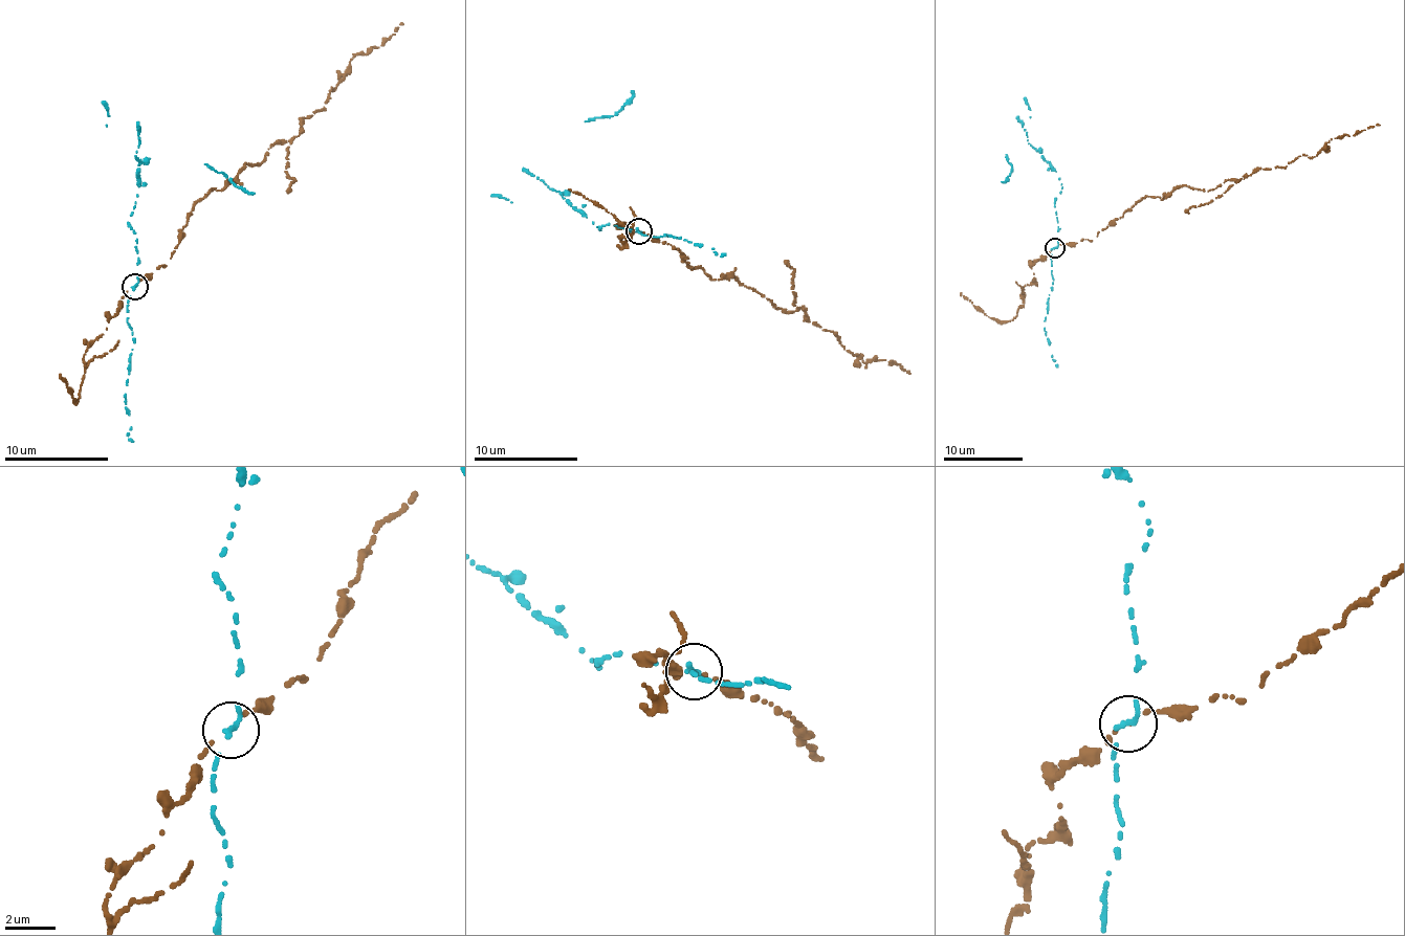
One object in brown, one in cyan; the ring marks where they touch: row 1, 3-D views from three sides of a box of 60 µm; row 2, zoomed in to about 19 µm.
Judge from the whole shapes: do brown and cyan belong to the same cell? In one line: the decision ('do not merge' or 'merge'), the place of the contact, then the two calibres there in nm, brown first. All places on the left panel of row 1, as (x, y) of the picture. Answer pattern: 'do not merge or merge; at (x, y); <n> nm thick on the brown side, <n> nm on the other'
do not merge; at (134, 287); 90 nm thick on the brown side, 260 nm on the other

